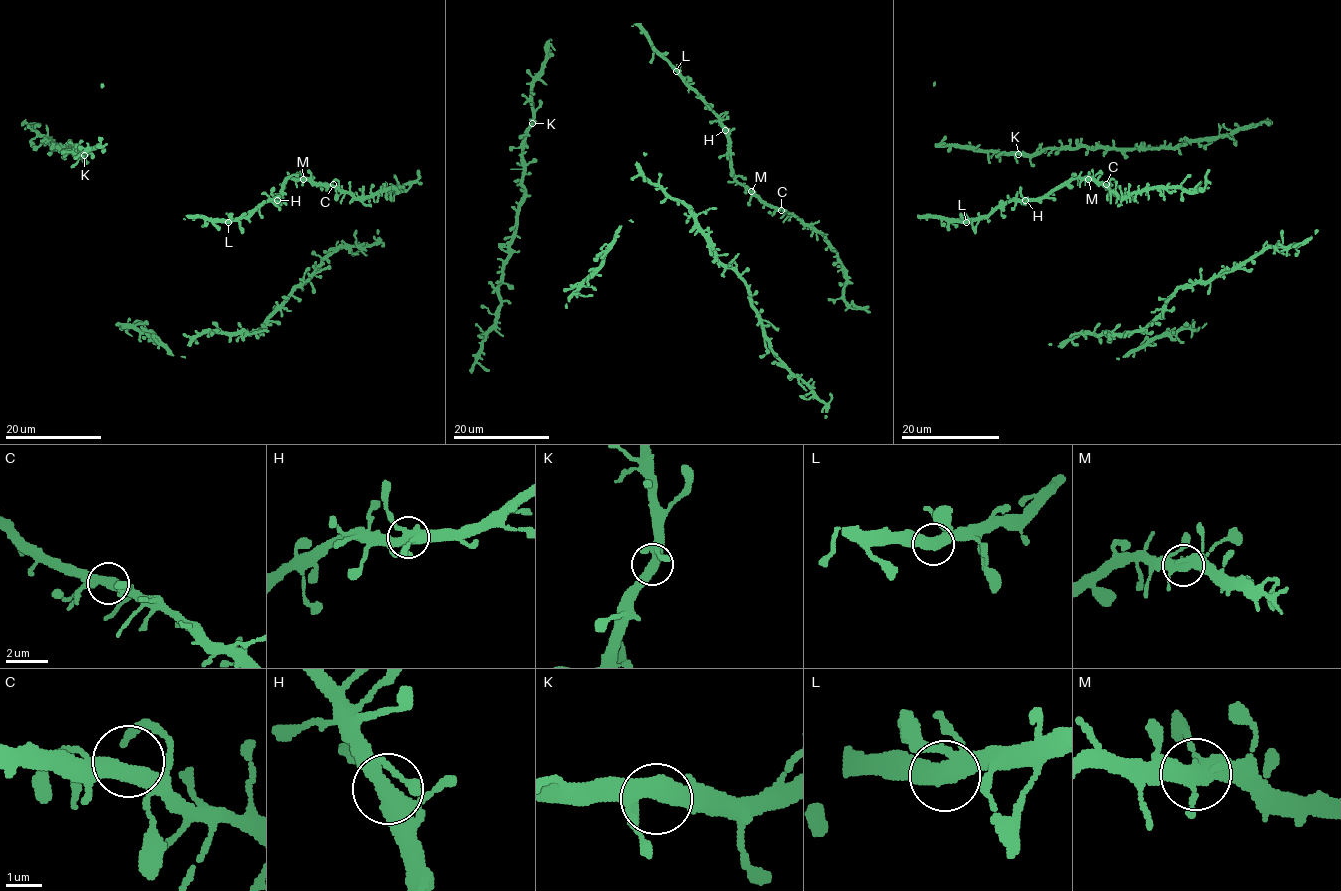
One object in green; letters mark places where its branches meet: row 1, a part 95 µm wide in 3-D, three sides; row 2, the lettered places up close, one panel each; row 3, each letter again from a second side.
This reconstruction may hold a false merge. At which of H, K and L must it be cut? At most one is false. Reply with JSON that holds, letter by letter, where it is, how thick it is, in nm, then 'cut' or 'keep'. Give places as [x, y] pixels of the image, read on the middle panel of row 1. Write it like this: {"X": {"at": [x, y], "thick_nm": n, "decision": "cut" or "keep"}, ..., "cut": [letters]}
{"H": {"at": [725, 130], "thick_nm": 420, "decision": "keep"}, "K": {"at": [532, 123], "thick_nm": 400, "decision": "keep"}, "L": {"at": [676, 71], "thick_nm": 400, "decision": "keep"}, "cut": []}

